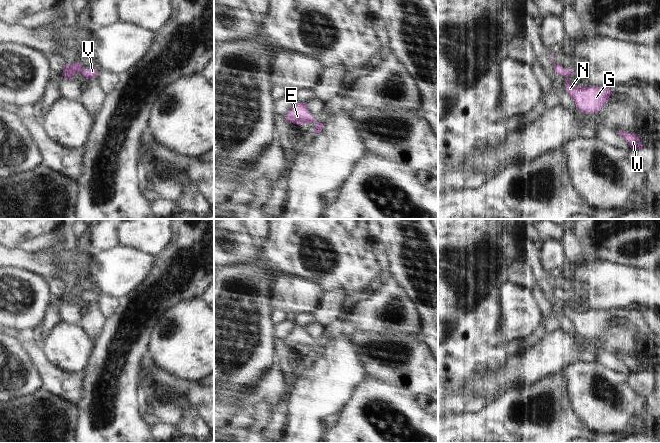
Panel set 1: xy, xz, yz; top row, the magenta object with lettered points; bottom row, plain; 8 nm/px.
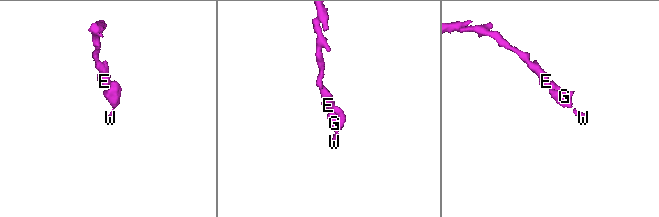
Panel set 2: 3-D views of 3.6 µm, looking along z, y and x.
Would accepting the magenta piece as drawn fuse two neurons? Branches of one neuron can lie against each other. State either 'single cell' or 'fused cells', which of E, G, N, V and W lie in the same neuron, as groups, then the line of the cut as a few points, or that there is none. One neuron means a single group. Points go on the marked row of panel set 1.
single cell; E G N V W; no cut

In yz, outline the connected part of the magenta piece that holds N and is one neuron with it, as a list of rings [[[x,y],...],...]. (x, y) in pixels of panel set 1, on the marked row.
[[[551,55],[551,61],[553,62],[555,71],[565,77],[566,91],[581,112],[588,112],[590,114],[598,112],[606,104],[609,96],[613,94],[609,87],[596,87],[593,85],[579,87],[576,83],[570,83],[567,77],[573,75],[574,71],[555,64],[553,55]]]

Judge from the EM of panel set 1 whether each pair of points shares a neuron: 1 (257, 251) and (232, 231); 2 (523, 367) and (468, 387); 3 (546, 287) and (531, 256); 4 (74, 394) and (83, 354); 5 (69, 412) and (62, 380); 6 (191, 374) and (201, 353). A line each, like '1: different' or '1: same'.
1: same
2: same
3: same
4: different
5: different
6: same

